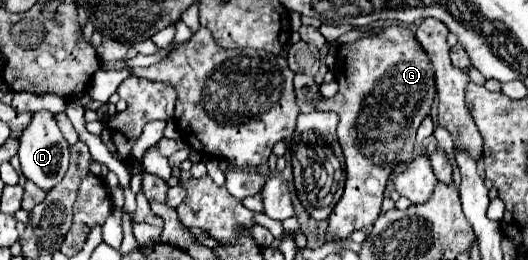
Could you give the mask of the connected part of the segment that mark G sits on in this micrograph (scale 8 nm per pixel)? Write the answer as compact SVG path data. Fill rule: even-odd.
M392 25L386 27L380 37L364 37L356 43L340 45L336 61L338 63L334 65L334 77L340 89L332 99L322 99L320 103L316 103L316 109L320 111L338 113L338 141L346 157L346 187L342 199L336 203L332 215L328 217L328 241L336 237L346 239L352 231L374 223L374 219L380 215L388 177L392 175L392 169L398 163L406 163L410 159L416 129L430 113L432 103L436 99L436 79L432 61L424 47L418 43L412 29Z

